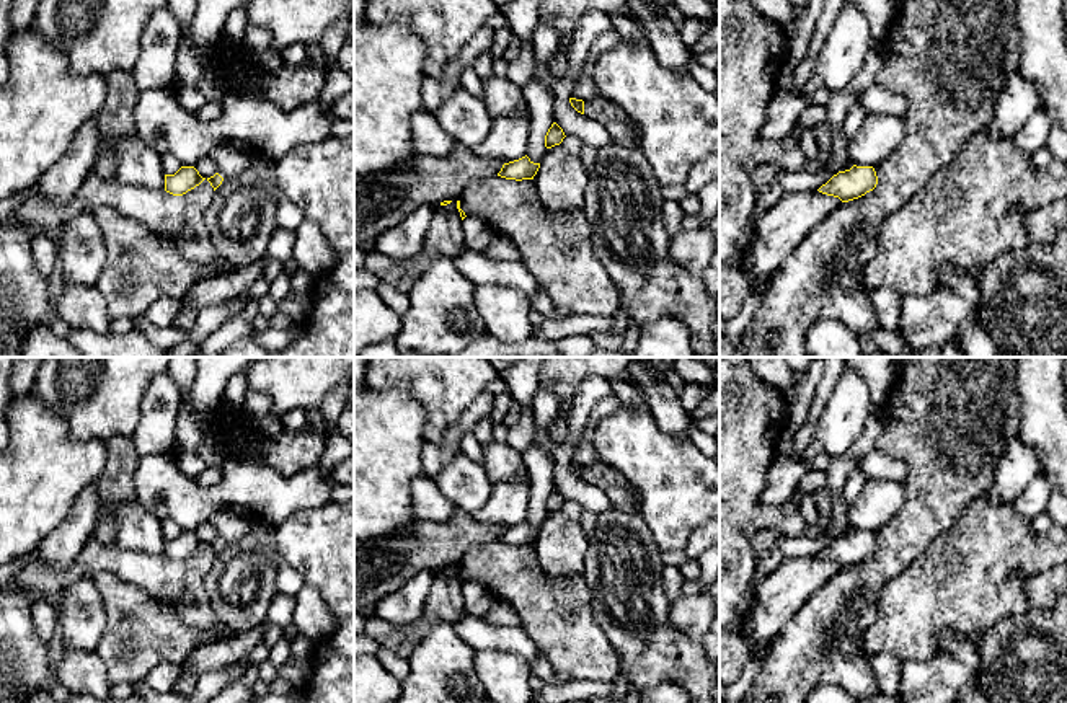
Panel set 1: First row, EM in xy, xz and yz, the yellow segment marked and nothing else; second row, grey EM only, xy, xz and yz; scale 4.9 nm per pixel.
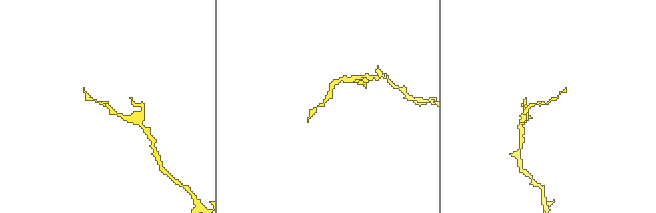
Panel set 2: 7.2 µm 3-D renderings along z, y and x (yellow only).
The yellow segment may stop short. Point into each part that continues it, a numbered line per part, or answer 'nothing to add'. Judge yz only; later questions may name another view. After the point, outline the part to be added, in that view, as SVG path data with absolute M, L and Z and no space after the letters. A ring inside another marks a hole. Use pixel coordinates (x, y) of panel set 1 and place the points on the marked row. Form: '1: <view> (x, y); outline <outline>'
nothing to add

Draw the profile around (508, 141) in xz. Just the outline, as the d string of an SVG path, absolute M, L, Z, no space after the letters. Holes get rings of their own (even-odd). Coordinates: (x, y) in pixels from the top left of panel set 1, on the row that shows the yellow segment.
M512 114L493 121L493 127L485 142L473 150L481 158L509 163L527 155L530 135L530 117Z

